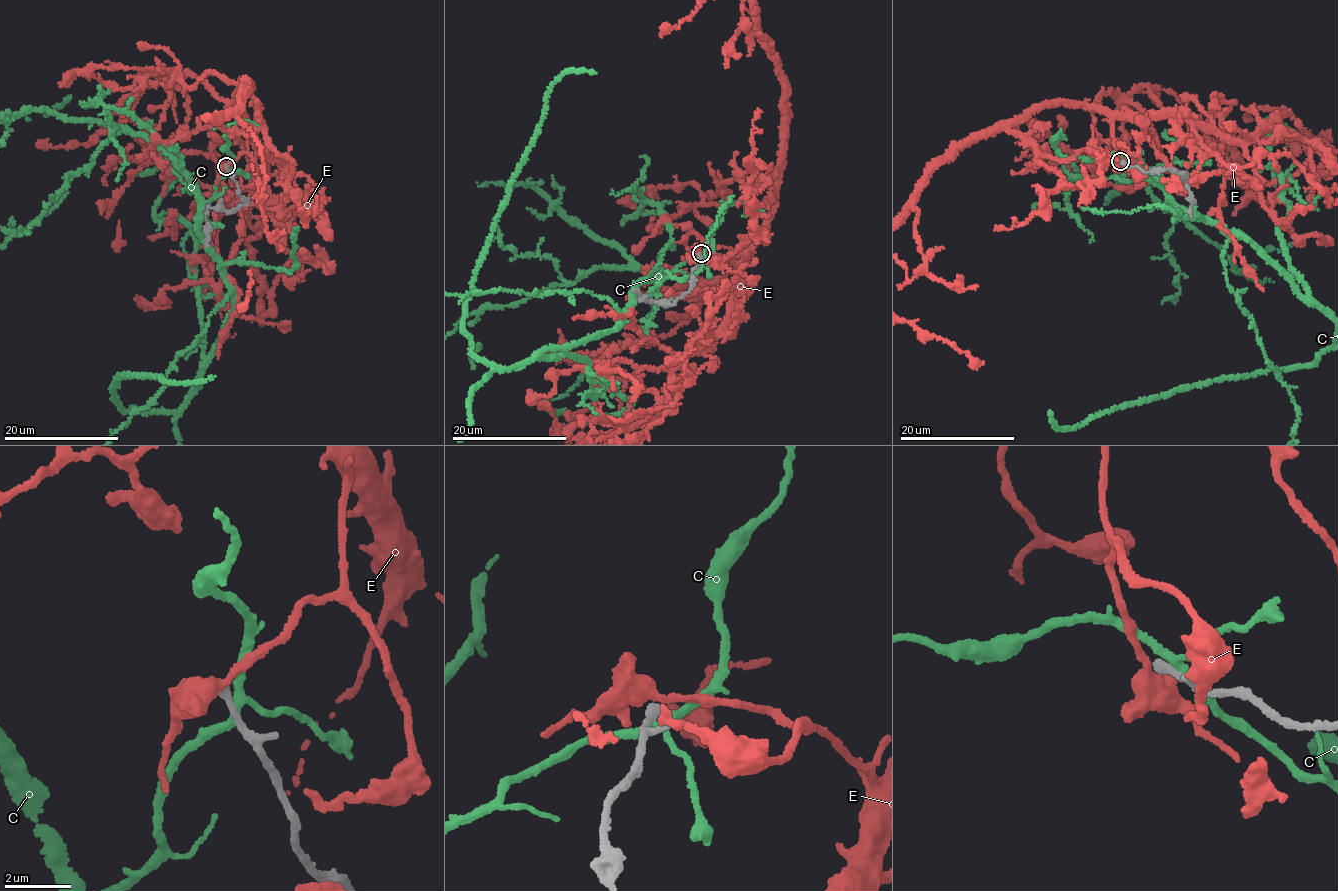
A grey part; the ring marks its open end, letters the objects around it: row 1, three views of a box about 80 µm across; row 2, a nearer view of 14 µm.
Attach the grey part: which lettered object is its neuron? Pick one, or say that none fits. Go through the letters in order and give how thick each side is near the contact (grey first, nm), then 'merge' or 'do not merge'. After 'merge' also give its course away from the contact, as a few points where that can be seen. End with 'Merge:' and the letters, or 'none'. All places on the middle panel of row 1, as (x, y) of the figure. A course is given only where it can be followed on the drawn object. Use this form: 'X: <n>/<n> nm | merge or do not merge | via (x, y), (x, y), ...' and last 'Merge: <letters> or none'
C: 320/240 nm | do not merge
E: 240/420 nm | do not merge
Merge: none

